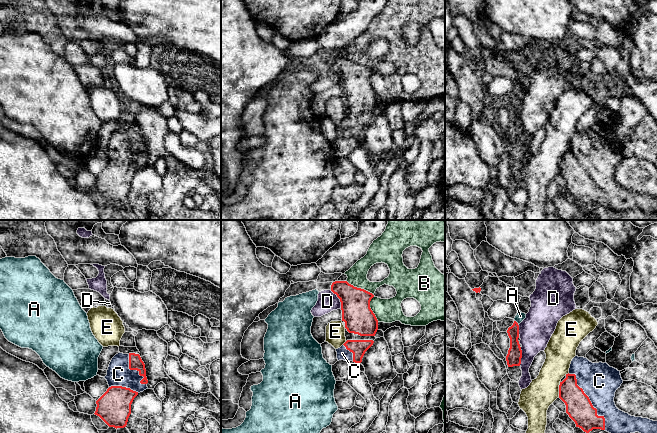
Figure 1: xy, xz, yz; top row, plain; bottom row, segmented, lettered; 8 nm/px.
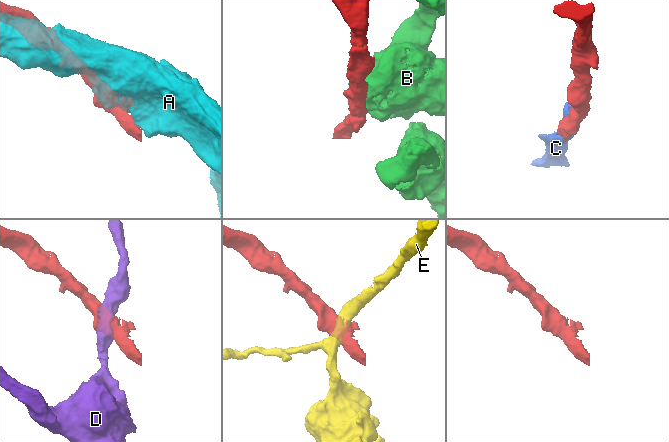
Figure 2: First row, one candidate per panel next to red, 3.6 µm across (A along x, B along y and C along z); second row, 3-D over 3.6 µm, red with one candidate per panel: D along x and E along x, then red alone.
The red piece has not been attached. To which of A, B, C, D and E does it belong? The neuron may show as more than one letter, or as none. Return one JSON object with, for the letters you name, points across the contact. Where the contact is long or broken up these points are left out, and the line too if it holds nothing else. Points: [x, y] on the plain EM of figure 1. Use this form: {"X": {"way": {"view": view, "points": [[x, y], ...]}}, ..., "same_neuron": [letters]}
{"same_neuron": ["C"]}

